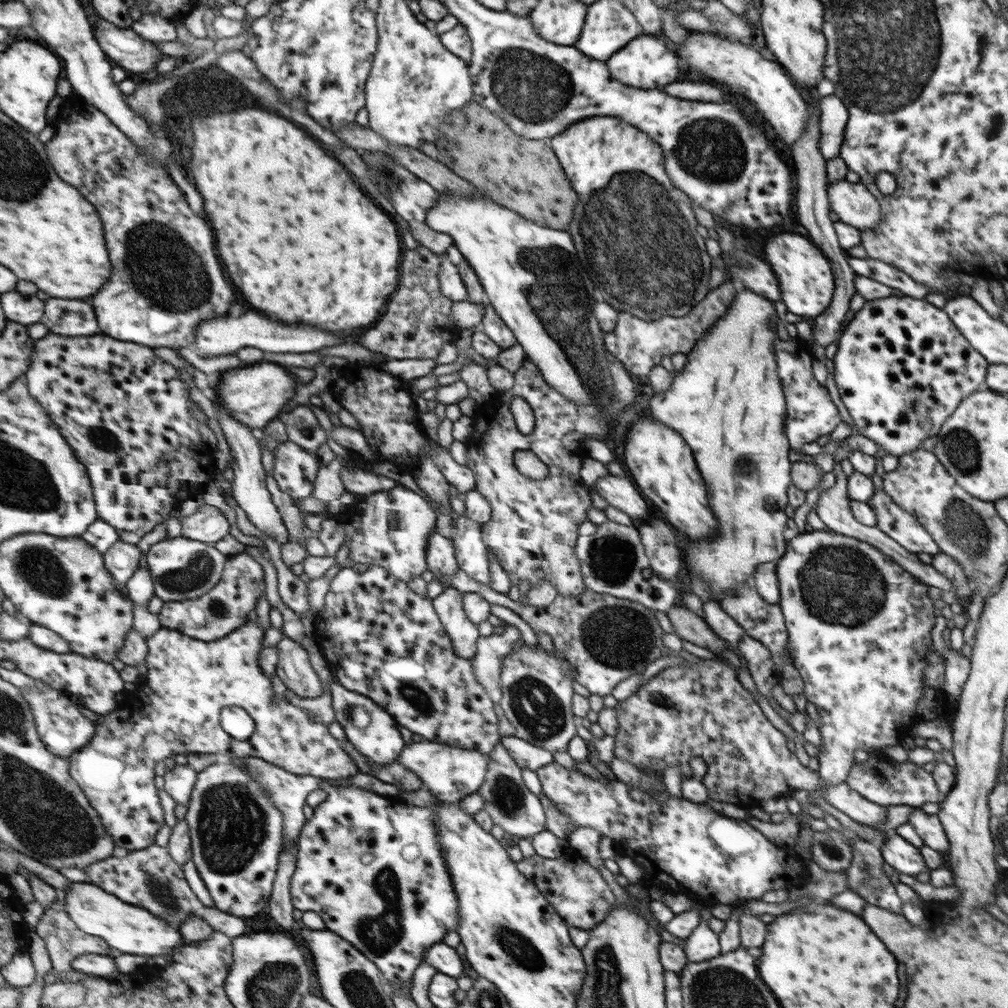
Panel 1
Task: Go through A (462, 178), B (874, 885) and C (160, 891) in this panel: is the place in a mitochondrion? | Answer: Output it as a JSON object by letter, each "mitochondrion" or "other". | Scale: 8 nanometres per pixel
{"A":"other","B":"mitochondrion","C":"mitochondrion"}

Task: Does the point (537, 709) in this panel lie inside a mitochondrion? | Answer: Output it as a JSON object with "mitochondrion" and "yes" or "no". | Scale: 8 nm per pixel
{"mitochondrion":"yes"}

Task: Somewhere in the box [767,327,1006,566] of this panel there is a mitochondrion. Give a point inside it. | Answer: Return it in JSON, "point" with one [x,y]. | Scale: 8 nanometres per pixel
{"point":[965,528]}

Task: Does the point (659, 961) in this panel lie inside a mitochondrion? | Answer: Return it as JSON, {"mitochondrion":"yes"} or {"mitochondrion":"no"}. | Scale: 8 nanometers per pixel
{"mitochondrion":"no"}

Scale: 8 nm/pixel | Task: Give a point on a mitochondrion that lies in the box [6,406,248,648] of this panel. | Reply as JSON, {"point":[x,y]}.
{"point":[39,568]}

